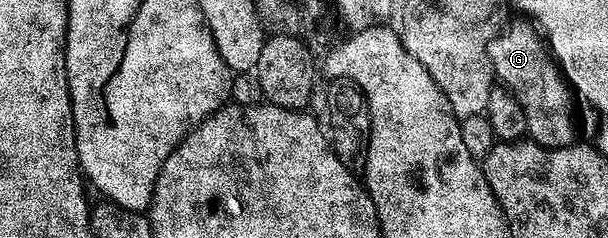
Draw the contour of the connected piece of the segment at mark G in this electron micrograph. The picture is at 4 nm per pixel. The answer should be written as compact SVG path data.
M510 23L491 42L489 57L493 63L494 77L509 89L519 106L523 106L523 114L527 114L528 139L544 148L566 148L575 140L573 112L565 97L566 81L551 59L538 29L532 23L521 23L525 24Z

